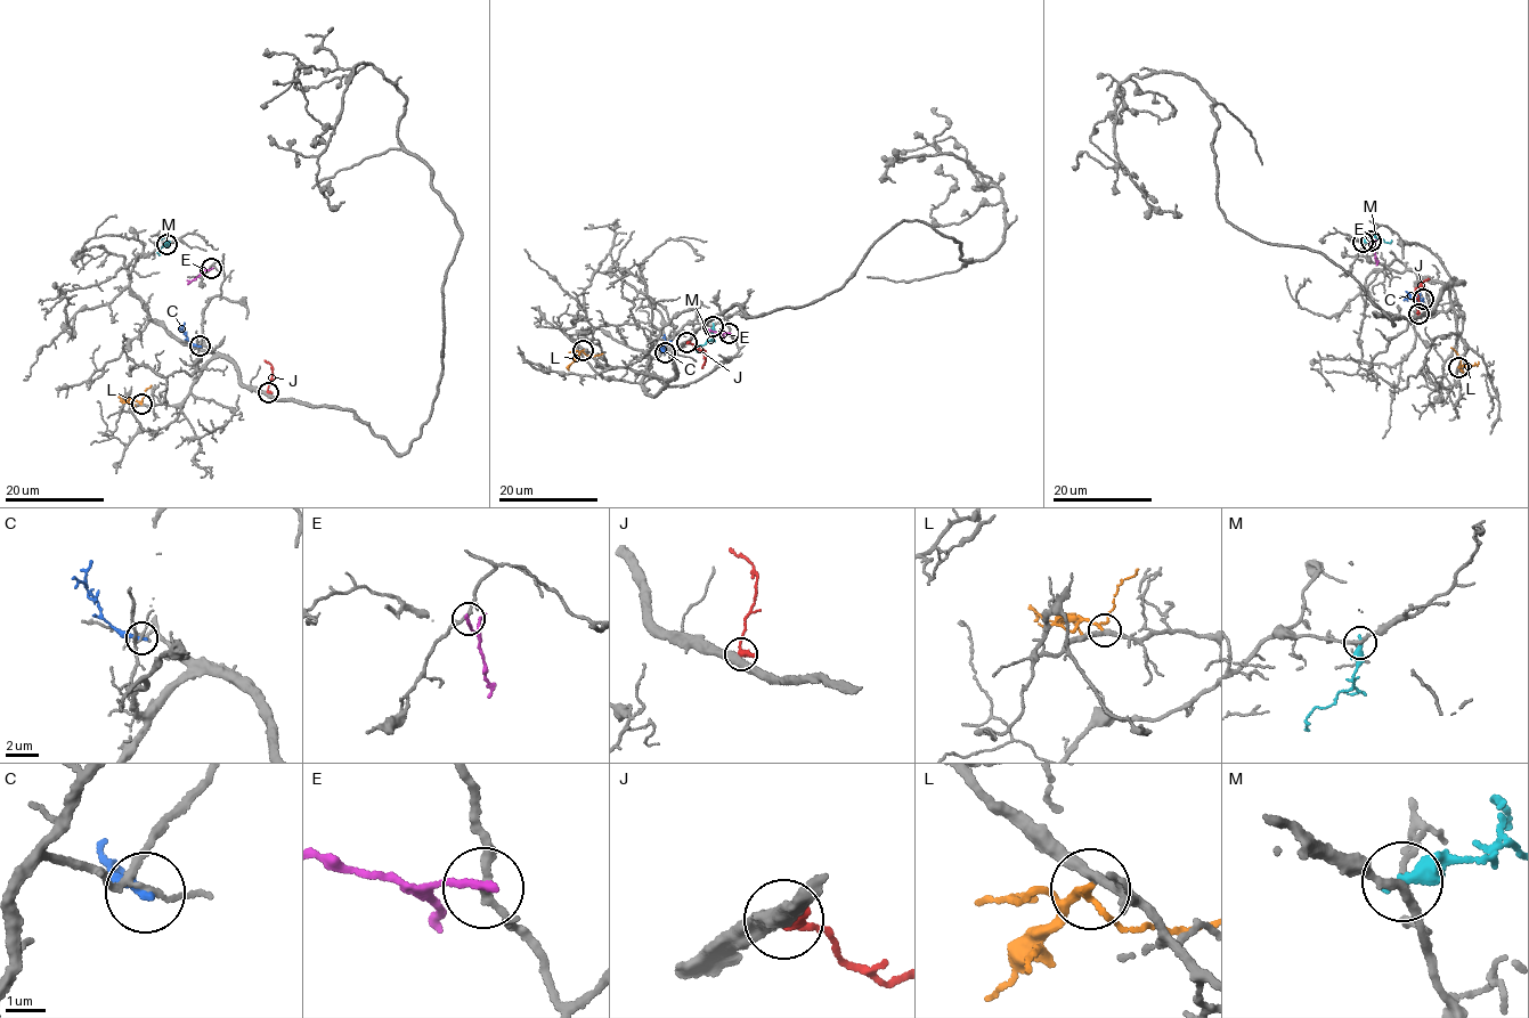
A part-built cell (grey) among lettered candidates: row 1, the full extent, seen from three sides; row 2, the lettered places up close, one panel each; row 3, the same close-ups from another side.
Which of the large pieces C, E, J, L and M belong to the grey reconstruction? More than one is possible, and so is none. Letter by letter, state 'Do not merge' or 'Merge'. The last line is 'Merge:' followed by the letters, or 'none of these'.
C: Do not merge
E: Do not merge
J: Do not merge
L: Merge
M: Do not merge
Merge: L

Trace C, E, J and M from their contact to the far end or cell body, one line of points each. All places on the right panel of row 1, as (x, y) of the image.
C: (1423, 299), (1412, 295), (1404, 301)
E: (1369, 242), (1376, 265)
J: (1418, 312), (1414, 288), (1429, 278)
M: (1363, 242), (1375, 237), (1392, 241)

